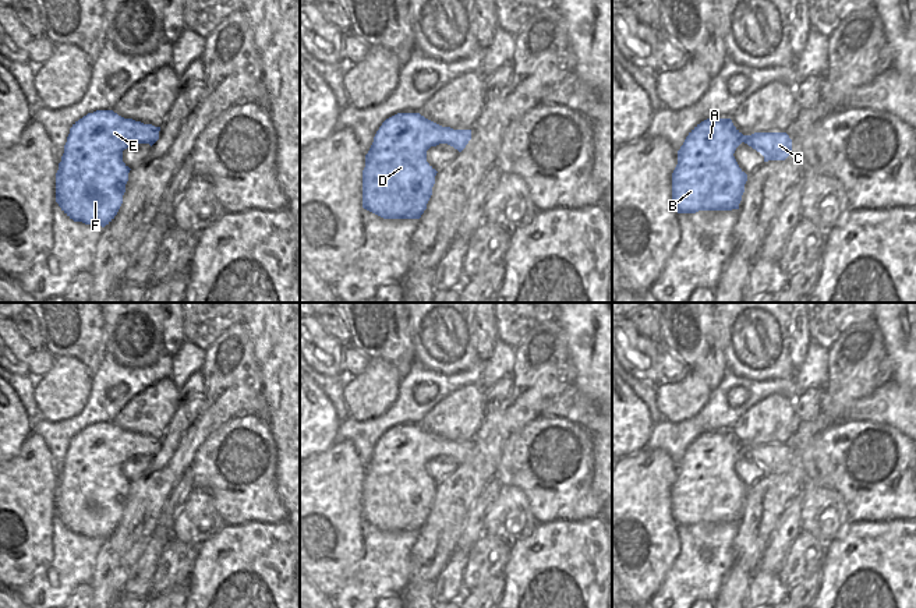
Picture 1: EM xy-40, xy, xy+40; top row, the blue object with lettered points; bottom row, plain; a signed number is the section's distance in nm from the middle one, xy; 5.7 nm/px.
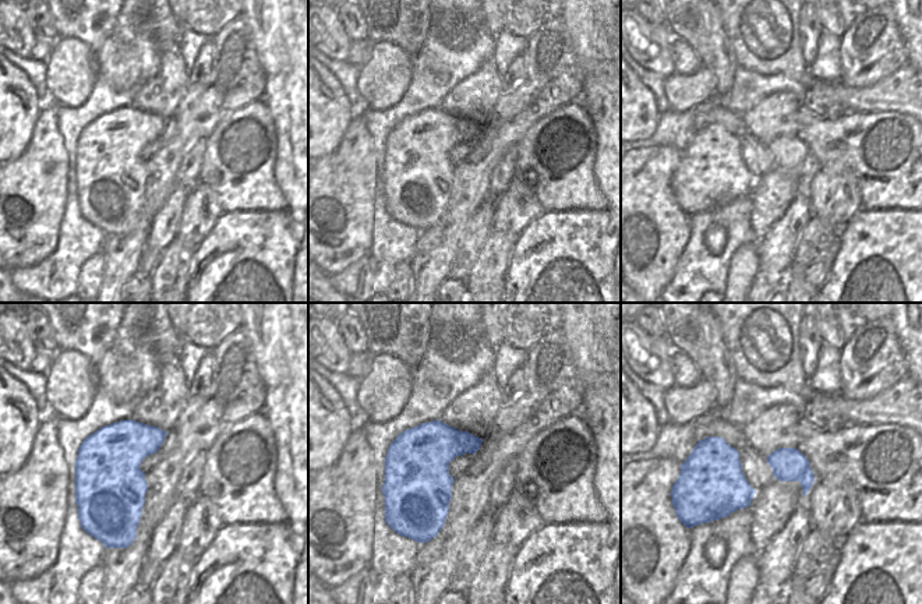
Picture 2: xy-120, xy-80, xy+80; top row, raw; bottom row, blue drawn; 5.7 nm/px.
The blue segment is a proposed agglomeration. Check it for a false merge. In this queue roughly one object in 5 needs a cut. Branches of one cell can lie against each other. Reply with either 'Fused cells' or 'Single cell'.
Single cell.

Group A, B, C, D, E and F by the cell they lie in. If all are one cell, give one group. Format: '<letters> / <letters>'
A B C D E F

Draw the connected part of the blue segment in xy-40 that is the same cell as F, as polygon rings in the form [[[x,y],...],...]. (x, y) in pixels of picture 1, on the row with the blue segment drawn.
[[[113,110],[88,113],[70,128],[64,153],[56,173],[56,202],[74,222],[105,227],[117,215],[130,167],[123,162],[123,151],[132,144],[149,144],[159,139],[160,127],[124,119]]]

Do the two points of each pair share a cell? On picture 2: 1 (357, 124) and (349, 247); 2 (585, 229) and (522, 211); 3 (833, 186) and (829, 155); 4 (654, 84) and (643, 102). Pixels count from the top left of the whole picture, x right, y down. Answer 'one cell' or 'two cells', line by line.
1: one cell
2: two cells
3: two cells
4: two cells

